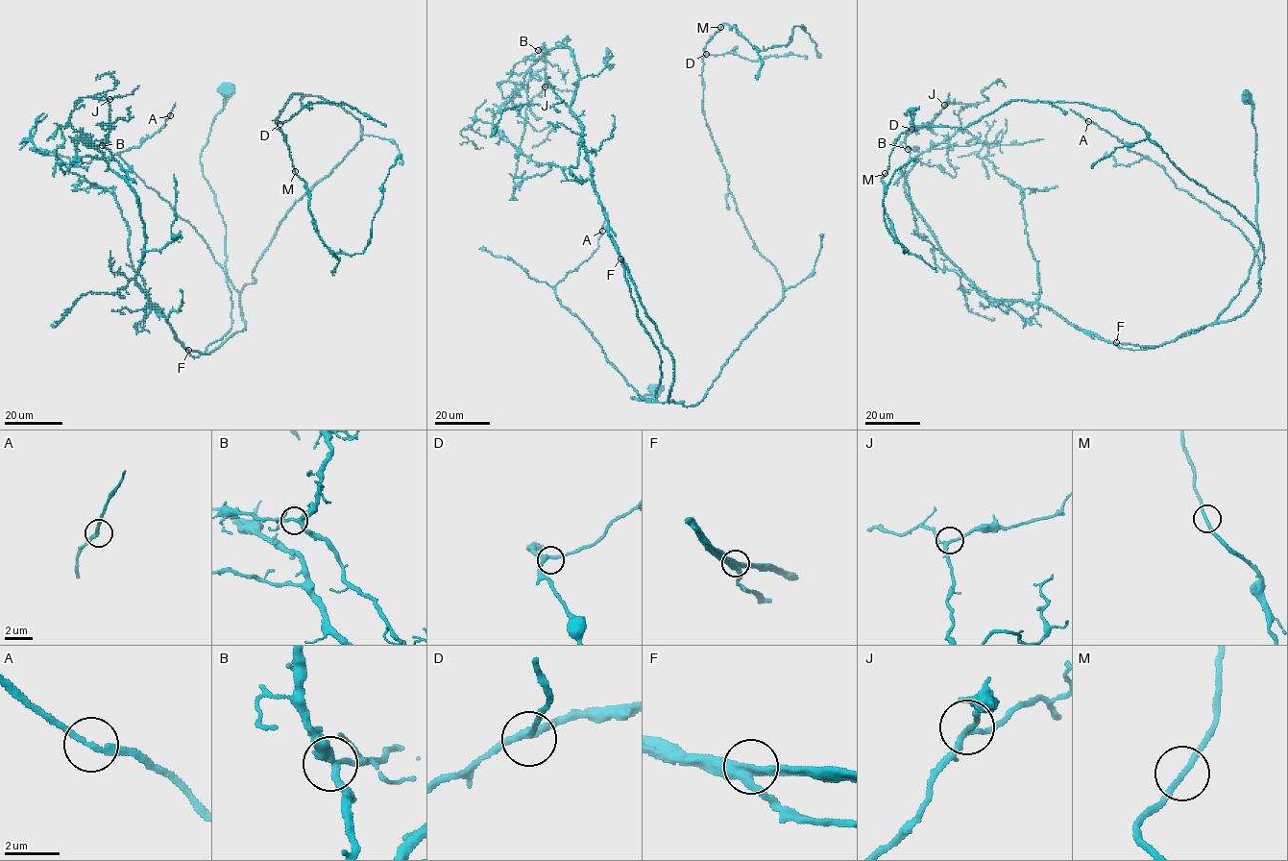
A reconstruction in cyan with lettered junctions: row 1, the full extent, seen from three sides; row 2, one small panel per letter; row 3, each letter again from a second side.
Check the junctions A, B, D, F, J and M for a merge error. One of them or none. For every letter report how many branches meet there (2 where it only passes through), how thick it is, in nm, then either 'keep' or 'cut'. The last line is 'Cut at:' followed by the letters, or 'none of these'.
A: 2 | 200 nm | keep
B: 3 | 260 nm | keep
D: 3 | 240 nm | keep
F: 3 | 360 nm | keep
J: 3 | 180 nm | keep
M: 2 | 190 nm | keep
Cut at: none of these

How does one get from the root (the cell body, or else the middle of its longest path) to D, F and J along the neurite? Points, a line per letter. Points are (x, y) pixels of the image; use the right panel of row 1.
D: (1247, 98), (1249, 279), (1137, 350), (1116, 344), (1258, 295), (1233, 207), (1087, 104), (911, 129)
F: (1247, 98), (1255, 130), (1259, 233), (1247, 281), (1215, 321), (1196, 332), (1143, 350), (1121, 348), (1116, 342)
J: (1247, 98), (1249, 279), (1214, 322), (1137, 350), (989, 298), (944, 254), (904, 172), (905, 135), (944, 105)

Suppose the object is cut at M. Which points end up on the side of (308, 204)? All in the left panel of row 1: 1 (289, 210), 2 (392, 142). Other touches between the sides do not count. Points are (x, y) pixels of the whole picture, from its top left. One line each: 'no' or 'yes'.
1: no
2: no

